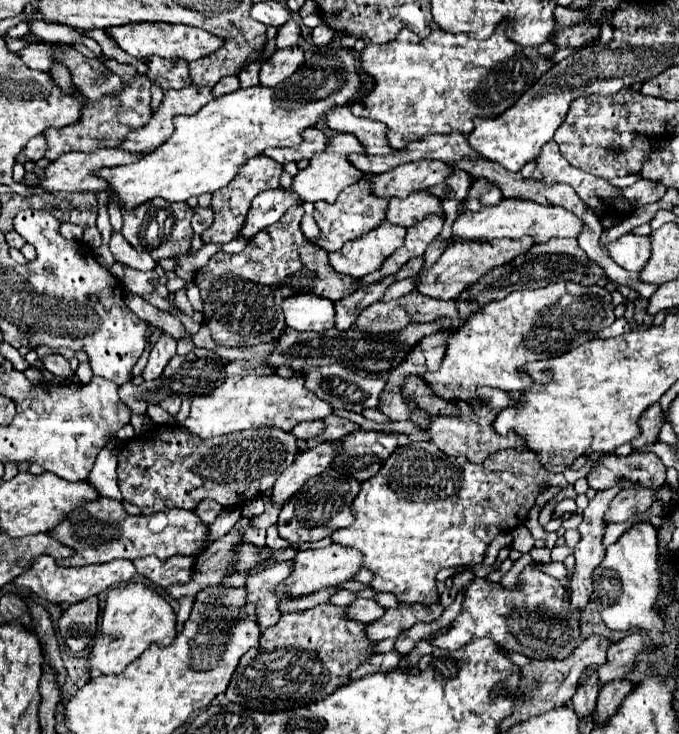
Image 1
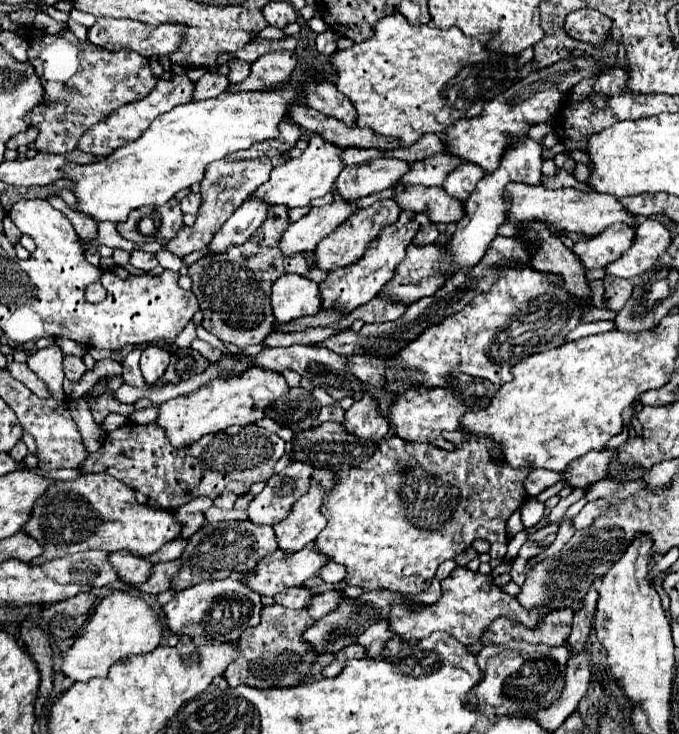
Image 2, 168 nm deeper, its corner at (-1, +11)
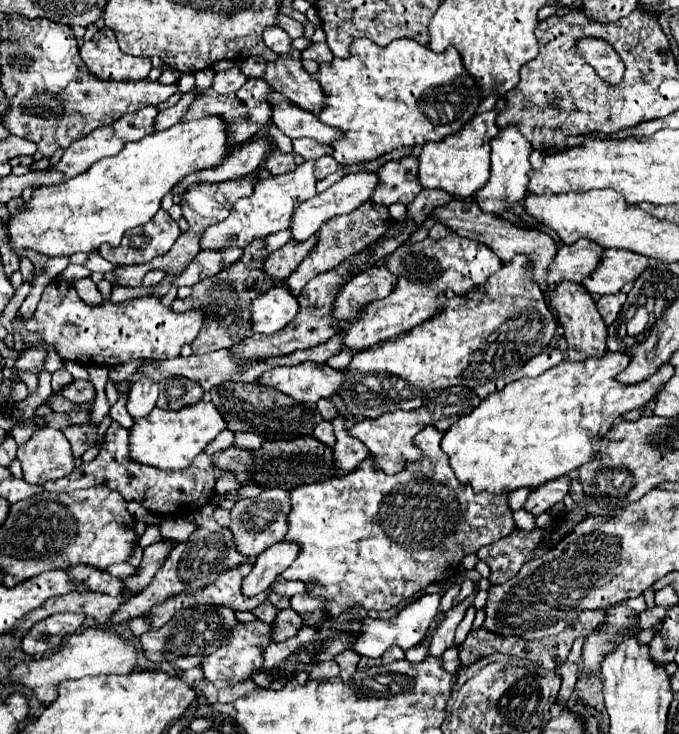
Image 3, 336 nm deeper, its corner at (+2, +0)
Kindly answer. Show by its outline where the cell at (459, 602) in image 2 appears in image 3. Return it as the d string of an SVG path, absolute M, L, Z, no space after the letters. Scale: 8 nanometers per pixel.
M424 594L422 598L418 598L416 602L404 606L396 616L388 618L388 620L364 620L364 632L360 632L360 640L356 640L354 644L354 650L360 652L362 656L368 656L368 658L382 658L382 654L390 648L390 646L400 646L402 650L408 650L412 646L416 646L424 634L428 632L432 620L436 618L438 610L440 610L440 594Z

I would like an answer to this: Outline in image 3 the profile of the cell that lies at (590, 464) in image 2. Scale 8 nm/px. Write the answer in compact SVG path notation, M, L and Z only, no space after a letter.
M562 476L562 478L556 478L556 480L552 480L552 482L548 482L548 484L542 484L540 488L536 488L536 490L528 496L524 508L526 508L528 512L532 512L534 516L550 510L556 502L560 502L560 500L566 498L566 494L570 492L570 484L572 484L572 482L570 482L568 476Z

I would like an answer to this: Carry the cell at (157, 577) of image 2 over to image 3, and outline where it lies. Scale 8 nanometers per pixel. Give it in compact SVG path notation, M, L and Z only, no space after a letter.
M74 592L72 596L62 596L60 600L48 600L48 604L44 604L44 608L38 608L36 612L32 612L32 616L28 616L28 620L24 620L24 624L20 628L14 628L12 632L20 632L20 630L28 630L34 622L48 618L56 612L84 612L92 618L96 618L100 624L104 624L106 620L110 620L110 616L128 600L132 598L132 594L128 596L106 596L106 594L96 594L96 592L84 592L78 594Z

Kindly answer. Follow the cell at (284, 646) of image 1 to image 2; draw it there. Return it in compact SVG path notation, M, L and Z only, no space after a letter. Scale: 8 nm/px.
M271 605L261 609L261 623L249 627L241 639L237 641L237 649L241 649L239 657L225 669L225 679L231 687L249 685L249 687L291 687L301 683L303 675L309 673L317 655L313 647L301 639L301 633L313 623L305 609L293 611L281 605Z

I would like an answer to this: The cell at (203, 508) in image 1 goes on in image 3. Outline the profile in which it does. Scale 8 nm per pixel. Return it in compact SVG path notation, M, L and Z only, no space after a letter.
M160 540L156 544L146 546L138 572L130 578L124 578L126 592L140 592L142 588L146 588L150 584L150 580L154 578L154 574L158 572L158 568L162 568L162 564L166 562L172 546L174 546L172 540Z

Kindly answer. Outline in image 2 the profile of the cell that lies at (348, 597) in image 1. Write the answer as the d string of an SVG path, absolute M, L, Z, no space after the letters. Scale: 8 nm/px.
M299 587L299 589L285 589L283 593L277 593L275 595L275 603L287 607L287 609L303 609L309 599L313 597L313 593L305 587Z

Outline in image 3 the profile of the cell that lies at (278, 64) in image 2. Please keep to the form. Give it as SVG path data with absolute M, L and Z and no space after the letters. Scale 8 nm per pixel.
M248 78L244 88L236 90L232 94L218 94L212 88L208 88L204 92L200 92L200 96L196 98L196 104L192 104L192 108L188 110L188 116L184 120L202 118L208 114L222 114L224 120L228 120L228 136L232 136L232 144L240 146L240 144L248 142L250 138L254 138L258 134L258 130L270 120L272 104L268 102L266 96L272 92L274 92L274 88L266 80L258 80L258 78Z

